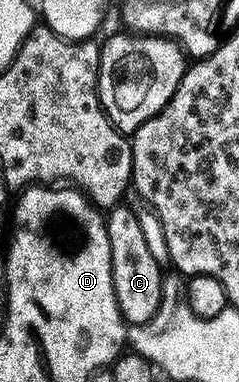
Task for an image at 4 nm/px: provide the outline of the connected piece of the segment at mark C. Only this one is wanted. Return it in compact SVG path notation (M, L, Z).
M112 212L107 215L108 235L110 236L110 252L112 253L112 275L114 276L114 296L118 296L118 308L122 312L124 321L129 327L145 326L154 316L158 316L158 308L161 304L162 292L164 291L164 280L166 271L160 267L152 246L148 243L148 234L140 223L136 214L120 214Z

